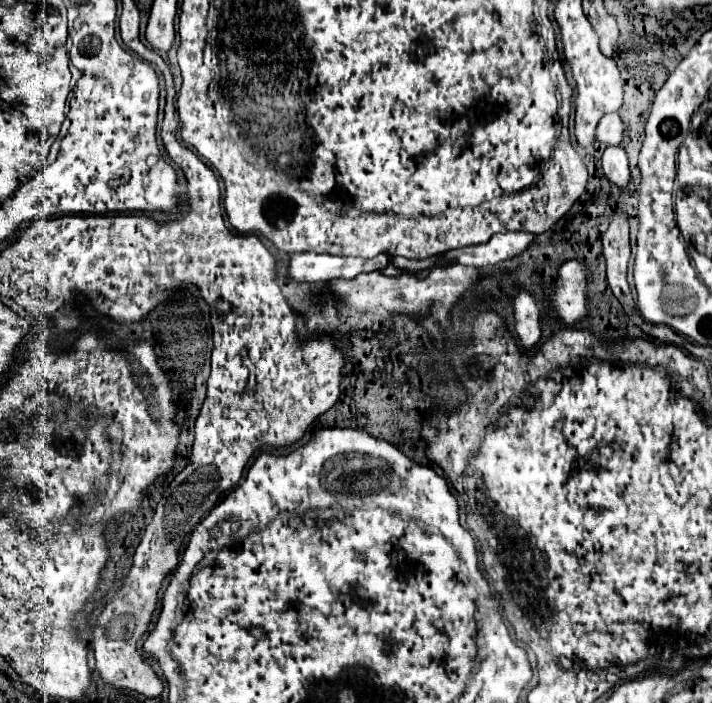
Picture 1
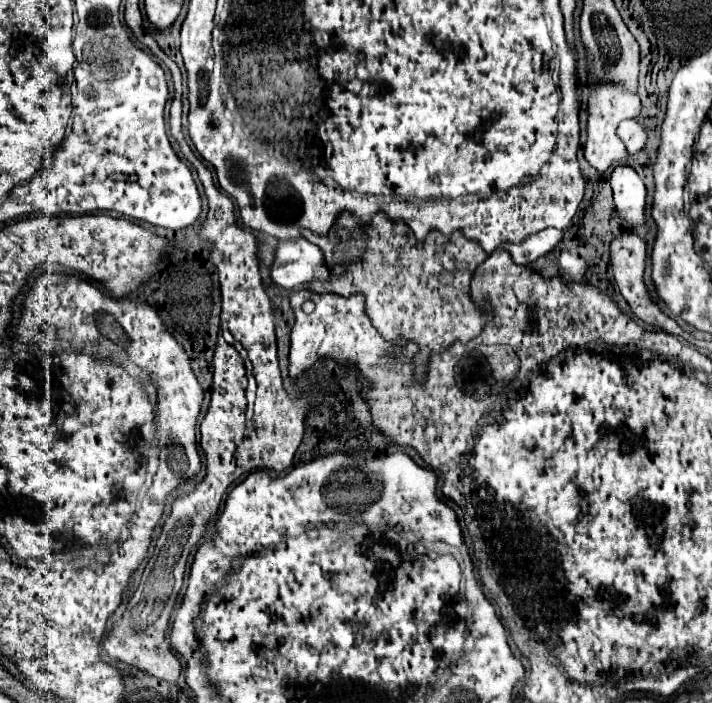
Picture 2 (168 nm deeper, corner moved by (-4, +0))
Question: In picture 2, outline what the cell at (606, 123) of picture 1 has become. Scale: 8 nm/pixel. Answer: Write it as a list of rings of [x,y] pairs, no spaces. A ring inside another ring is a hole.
[[[622,121],[618,127],[618,137],[626,143],[626,149],[630,155],[642,151],[648,141],[646,129],[638,121]]]

